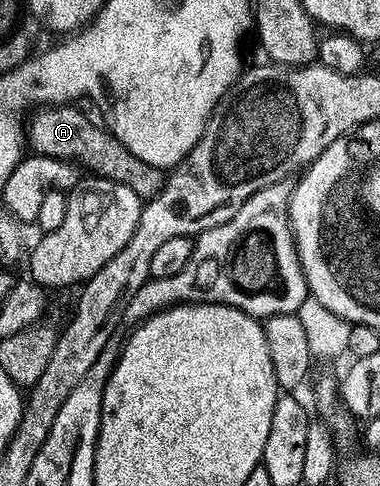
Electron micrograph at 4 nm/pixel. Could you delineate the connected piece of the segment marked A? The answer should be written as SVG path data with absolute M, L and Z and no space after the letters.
M68 104L36 109L30 115L29 125L25 130L25 138L30 149L46 158L59 158L63 162L76 163L84 171L100 178L125 184L142 200L156 198L163 190L164 171L137 160L137 156L133 156L133 152L126 150L102 125L94 126L78 110L79 108L78 105Z

